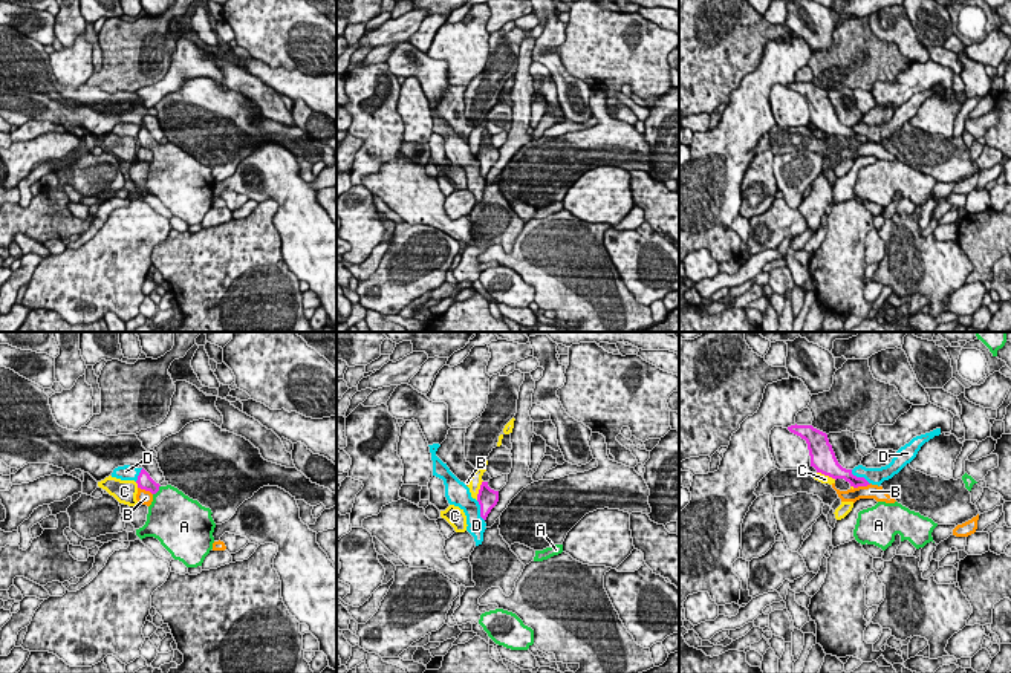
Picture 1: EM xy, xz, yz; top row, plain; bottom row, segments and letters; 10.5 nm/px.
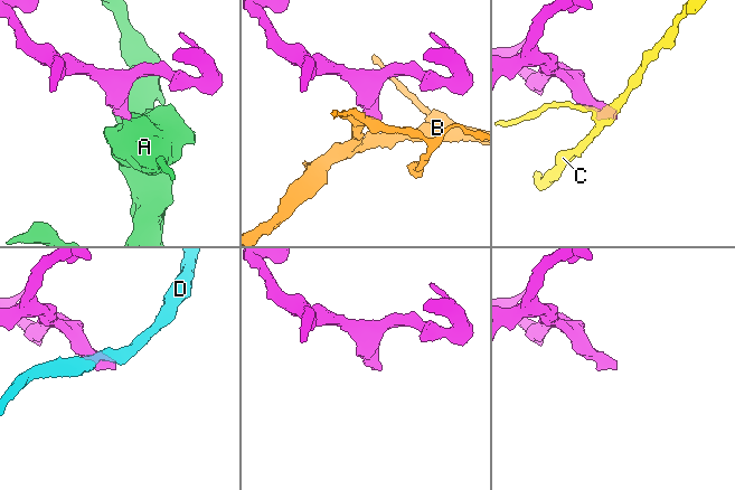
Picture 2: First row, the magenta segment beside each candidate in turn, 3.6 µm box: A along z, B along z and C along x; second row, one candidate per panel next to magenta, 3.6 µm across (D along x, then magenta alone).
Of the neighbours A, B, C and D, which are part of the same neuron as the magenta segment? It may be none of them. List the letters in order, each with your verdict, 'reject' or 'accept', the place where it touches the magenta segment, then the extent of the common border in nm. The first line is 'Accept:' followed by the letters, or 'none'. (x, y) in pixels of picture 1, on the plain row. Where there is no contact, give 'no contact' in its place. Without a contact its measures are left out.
Accept: A
A: accept; contact xy (158, 147); length 130 nm
B: reject; contact yz (861, 143); length 200 nm
C: reject; contact xz (479, 147); length 220 nm
D: reject; contact yz (860, 135); length 260 nm

